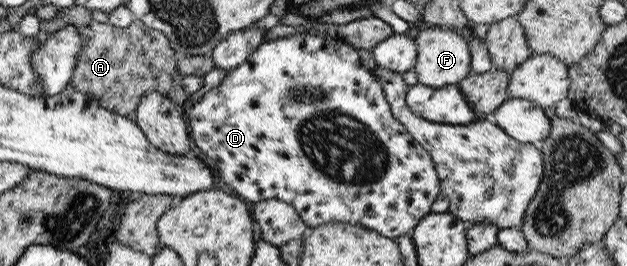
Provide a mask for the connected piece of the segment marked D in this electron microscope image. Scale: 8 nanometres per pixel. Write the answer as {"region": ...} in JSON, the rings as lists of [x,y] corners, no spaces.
{"region":[[[296,34],[292,36],[285,36],[284,38],[276,39],[268,41],[268,43],[263,43],[258,46],[258,48],[254,49],[254,52],[248,56],[247,60],[244,60],[242,64],[236,66],[236,68],[231,68],[230,71],[225,72],[225,76],[220,82],[220,85],[216,86],[216,88],[212,88],[204,93],[196,102],[193,104],[189,104],[185,107],[185,117],[186,124],[188,126],[188,135],[191,136],[191,144],[194,146],[194,151],[200,155],[202,161],[204,161],[209,167],[212,167],[215,170],[214,180],[217,182],[219,187],[225,186],[228,184],[232,187],[232,192],[234,192],[236,197],[240,199],[246,200],[248,204],[254,204],[260,202],[260,200],[268,200],[268,199],[276,199],[289,204],[294,208],[294,210],[298,213],[298,216],[305,222],[305,224],[309,227],[315,227],[322,223],[327,222],[343,222],[348,224],[353,224],[369,231],[377,232],[382,236],[385,236],[389,239],[398,238],[399,236],[410,236],[412,234],[412,228],[416,226],[416,223],[422,218],[425,214],[431,212],[431,204],[433,200],[438,197],[440,188],[438,177],[434,168],[434,163],[428,153],[408,134],[408,132],[404,131],[404,127],[396,121],[396,119],[392,119],[392,115],[390,115],[390,107],[388,107],[388,103],[385,101],[384,94],[382,93],[382,88],[380,84],[376,81],[376,78],[372,75],[372,72],[369,69],[364,68],[361,64],[360,59],[358,59],[356,49],[352,49],[349,45],[346,45],[341,40],[336,40],[335,38],[326,38],[321,35],[309,35],[309,34]]]}

